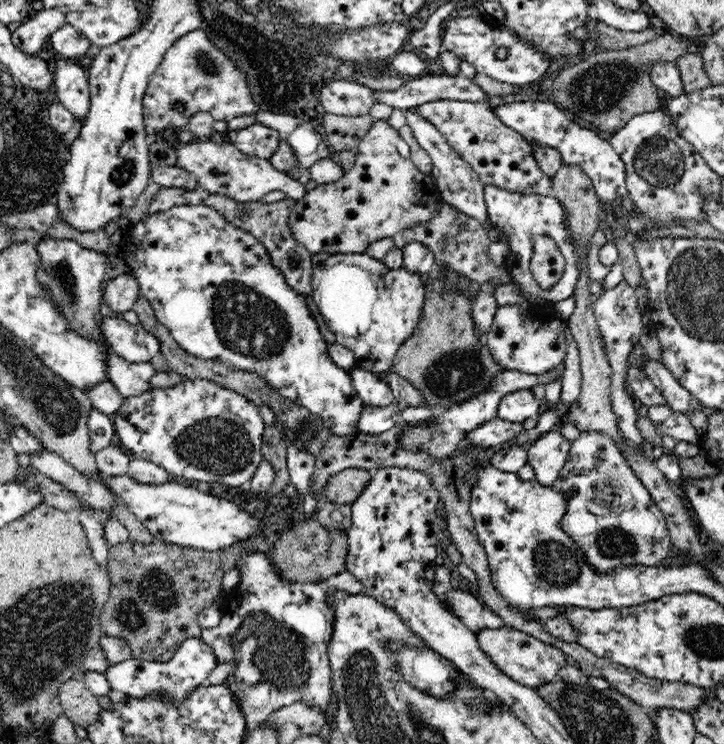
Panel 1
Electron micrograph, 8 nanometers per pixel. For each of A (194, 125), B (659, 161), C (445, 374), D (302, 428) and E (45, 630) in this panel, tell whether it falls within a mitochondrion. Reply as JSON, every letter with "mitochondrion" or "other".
{"A":"other","B":"mitochondrion","C":"mitochondrion","D":"mitochondrion","E":"mitochondrion"}

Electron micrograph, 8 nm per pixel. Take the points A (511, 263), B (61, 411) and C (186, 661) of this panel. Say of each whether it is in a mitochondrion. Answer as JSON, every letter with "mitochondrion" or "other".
{"A":"other","B":"mitochondrion","C":"other"}

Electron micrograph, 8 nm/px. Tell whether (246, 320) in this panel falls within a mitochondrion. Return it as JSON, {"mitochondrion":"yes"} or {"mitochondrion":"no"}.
{"mitochondrion":"yes"}

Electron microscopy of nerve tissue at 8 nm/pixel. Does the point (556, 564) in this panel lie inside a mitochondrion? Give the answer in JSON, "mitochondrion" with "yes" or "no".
{"mitochondrion":"yes"}

